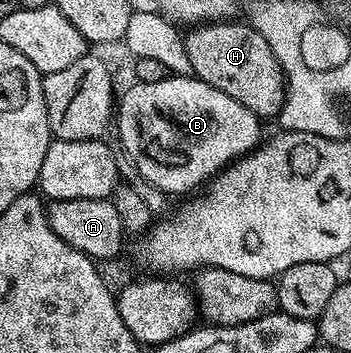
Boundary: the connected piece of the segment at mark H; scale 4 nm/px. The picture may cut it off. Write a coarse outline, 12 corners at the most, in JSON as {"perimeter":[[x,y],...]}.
{"perimeter":[[246,22],[183,36],[194,79],[278,117],[283,79]]}

